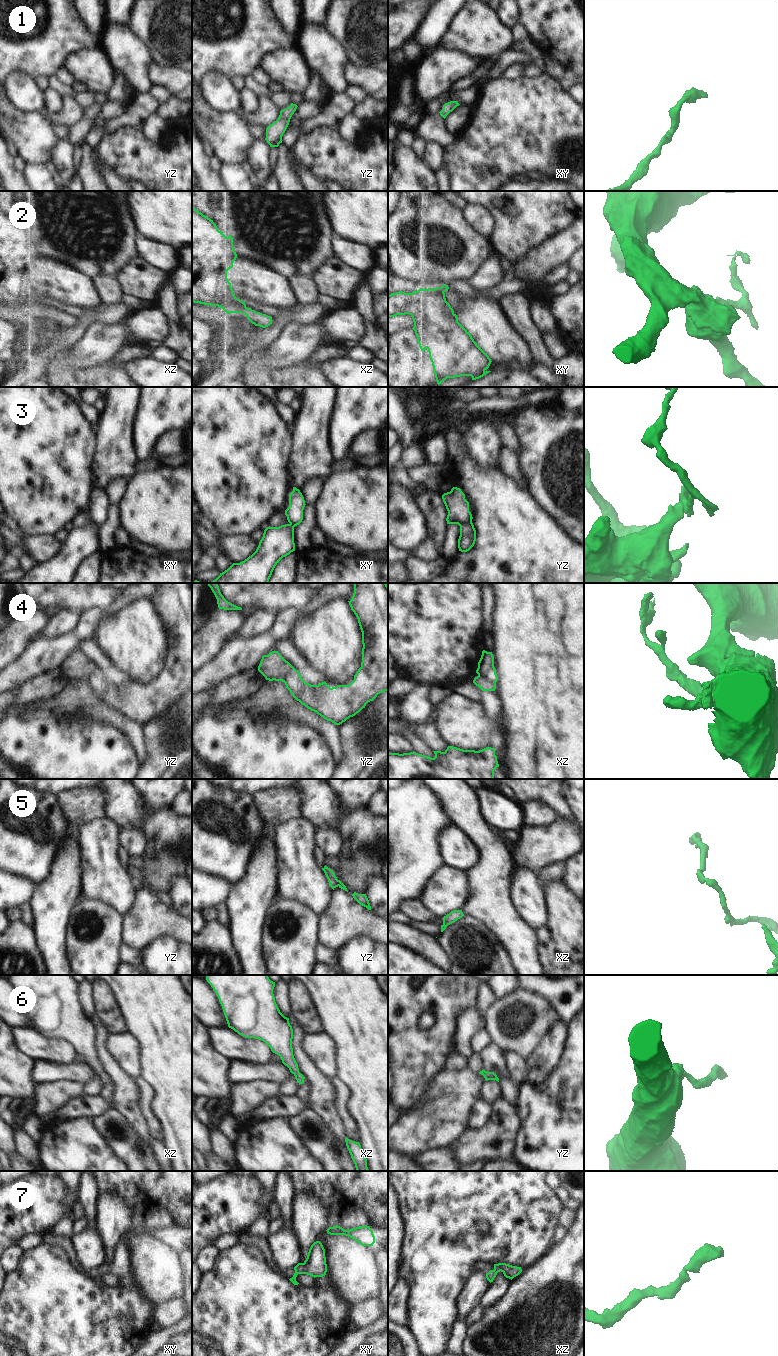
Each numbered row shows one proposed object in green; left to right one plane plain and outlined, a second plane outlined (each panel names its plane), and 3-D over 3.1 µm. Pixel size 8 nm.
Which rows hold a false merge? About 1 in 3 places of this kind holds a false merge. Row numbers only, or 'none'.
2, 3, 4, 5

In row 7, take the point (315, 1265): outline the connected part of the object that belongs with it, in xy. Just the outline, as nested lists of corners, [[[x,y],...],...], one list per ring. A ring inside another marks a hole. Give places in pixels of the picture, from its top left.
[[[320,1241],[314,1242],[308,1252],[307,1258],[303,1263],[298,1263],[294,1267],[295,1273],[289,1280],[298,1285],[296,1277],[298,1274],[307,1274],[312,1277],[323,1277],[327,1272],[325,1249]]]

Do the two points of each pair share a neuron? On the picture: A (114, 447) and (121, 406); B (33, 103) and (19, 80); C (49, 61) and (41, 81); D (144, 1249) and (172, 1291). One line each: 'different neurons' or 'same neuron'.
A: same neuron
B: same neuron
C: different neurons
D: same neuron

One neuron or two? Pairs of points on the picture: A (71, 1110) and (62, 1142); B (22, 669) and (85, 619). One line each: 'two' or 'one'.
A: two
B: one

